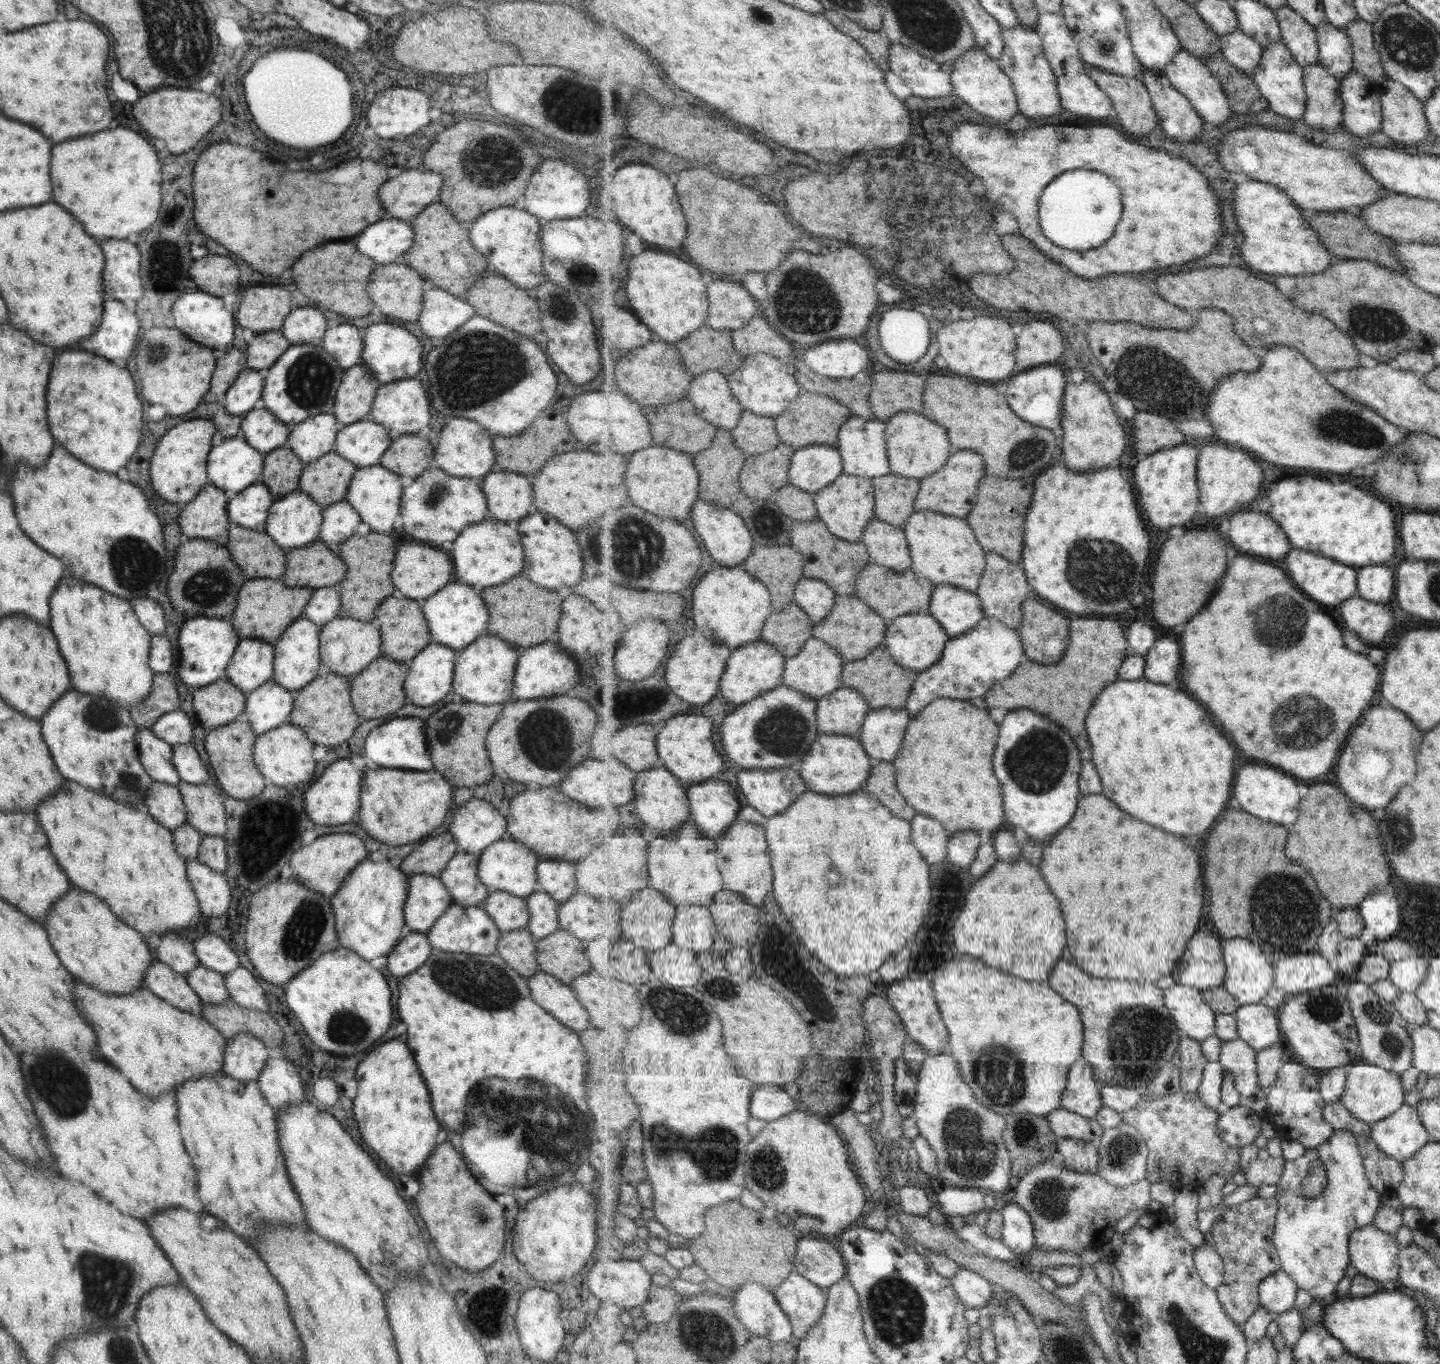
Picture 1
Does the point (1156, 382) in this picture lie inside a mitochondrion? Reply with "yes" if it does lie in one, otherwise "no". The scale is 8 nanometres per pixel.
yes

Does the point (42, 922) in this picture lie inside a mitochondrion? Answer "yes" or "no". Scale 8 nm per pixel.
no

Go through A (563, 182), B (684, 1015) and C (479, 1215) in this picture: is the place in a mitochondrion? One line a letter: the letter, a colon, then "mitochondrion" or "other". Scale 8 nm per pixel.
A: other
B: mitochondrion
C: mitochondrion

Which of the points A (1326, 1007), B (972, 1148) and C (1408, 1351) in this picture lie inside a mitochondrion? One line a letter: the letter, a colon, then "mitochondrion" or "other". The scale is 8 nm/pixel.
A: mitochondrion
B: mitochondrion
C: other

